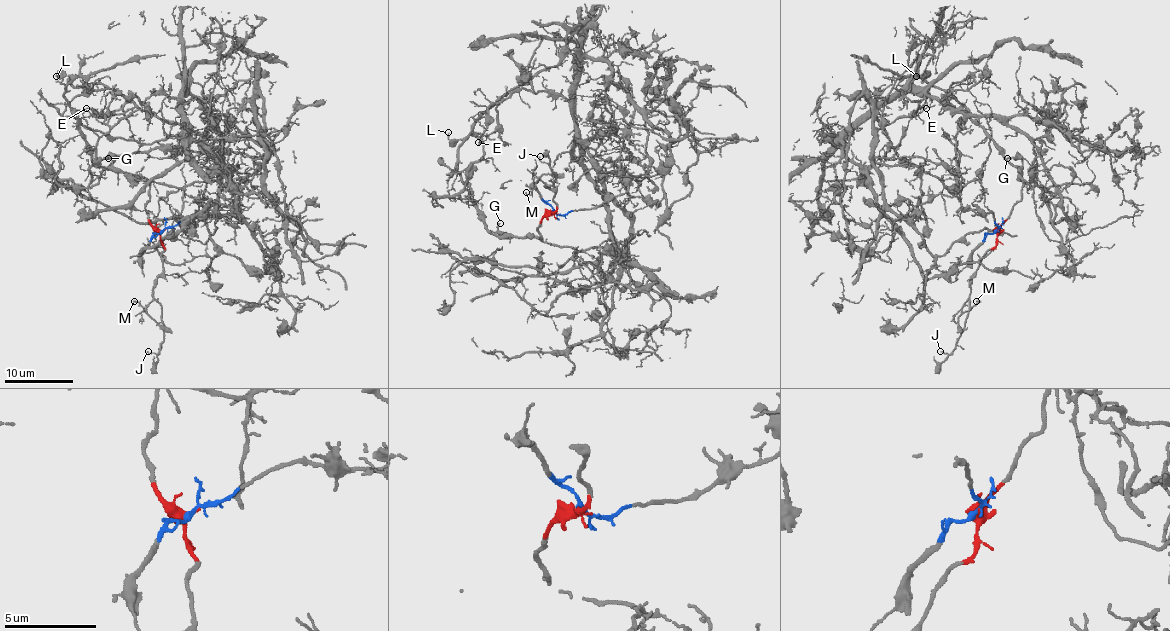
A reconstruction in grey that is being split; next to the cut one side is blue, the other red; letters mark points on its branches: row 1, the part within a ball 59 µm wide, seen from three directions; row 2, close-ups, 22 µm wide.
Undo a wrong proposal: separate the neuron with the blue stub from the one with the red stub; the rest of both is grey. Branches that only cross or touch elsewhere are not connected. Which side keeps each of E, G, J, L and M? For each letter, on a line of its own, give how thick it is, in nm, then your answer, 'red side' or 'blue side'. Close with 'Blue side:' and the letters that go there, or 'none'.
E: 100 nm | blue side
G: 170 nm | red side
J: 90 nm | red side
L: 120 nm | red side
M: 120 nm | red side
Blue side: E

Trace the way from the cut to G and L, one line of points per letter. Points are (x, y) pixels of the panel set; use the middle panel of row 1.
G: (555, 214), (548, 214), (537, 228), (541, 238), (505, 238), (498, 229), (500, 222)
L: (555, 214), (548, 214), (537, 228), (541, 238), (493, 234), (456, 168), (462, 141), (450, 139), (449, 132)

